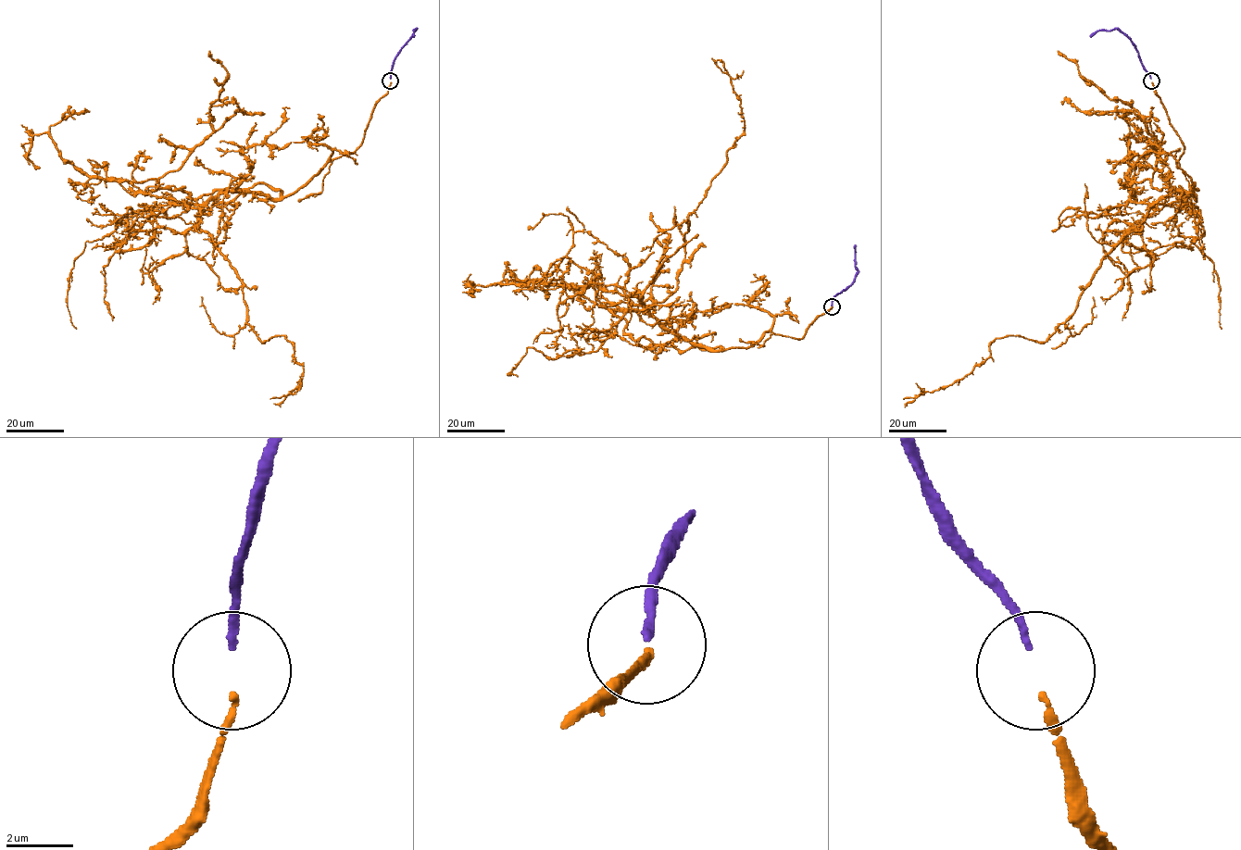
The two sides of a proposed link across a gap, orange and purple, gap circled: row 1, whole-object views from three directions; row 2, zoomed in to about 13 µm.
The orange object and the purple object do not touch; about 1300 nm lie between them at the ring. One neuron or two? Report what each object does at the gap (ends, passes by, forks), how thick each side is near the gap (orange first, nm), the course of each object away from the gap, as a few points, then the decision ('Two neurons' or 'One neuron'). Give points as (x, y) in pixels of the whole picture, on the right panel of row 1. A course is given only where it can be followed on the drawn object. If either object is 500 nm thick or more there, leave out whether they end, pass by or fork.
At the ring orange ends. At the ring purple ends. Thickness 190 nm (orange) against 200 nm. Course of orange: (1151, 82), (1196, 198), (1171, 192), (1150, 208), (1045, 342), (996, 338), (969, 374), (907, 403). Course of purple: (1151, 79), (1135, 45), (1116, 28), (1096, 31), (1090, 36). One neuron

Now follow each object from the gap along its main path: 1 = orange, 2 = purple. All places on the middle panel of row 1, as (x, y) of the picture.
1: (832, 306), (800, 339), (766, 331), (751, 346), (712, 350), (642, 304), (745, 130), (715, 62)
2: (832, 306), (833, 297), (852, 282), (858, 271), (855, 244)

